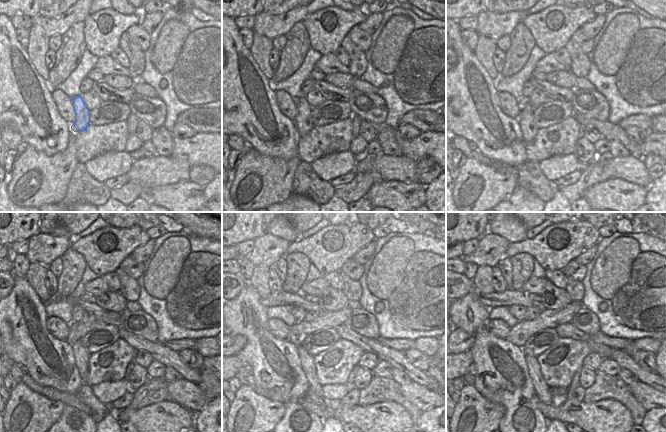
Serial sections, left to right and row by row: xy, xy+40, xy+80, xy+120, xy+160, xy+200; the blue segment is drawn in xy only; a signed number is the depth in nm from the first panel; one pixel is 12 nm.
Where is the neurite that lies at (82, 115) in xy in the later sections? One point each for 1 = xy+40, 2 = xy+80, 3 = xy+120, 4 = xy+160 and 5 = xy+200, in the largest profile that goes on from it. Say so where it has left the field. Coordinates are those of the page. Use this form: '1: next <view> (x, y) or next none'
1: next xy+40 (303, 122)
2: next xy+80 (526, 122)
3: next xy+120 (81, 354)
4: next xy+160 (307, 361)
5: next xy+200 (542, 390)

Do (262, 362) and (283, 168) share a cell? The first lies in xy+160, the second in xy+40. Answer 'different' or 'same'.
different

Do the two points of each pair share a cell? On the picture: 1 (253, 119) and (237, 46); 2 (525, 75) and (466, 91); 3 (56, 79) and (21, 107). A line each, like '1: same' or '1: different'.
1: same
2: different
3: different

